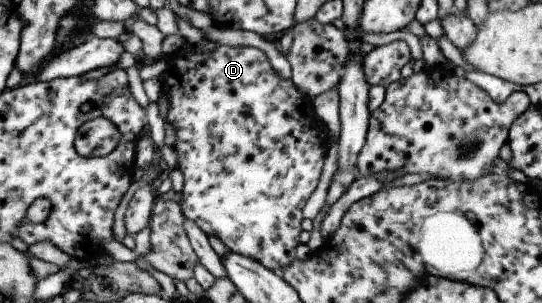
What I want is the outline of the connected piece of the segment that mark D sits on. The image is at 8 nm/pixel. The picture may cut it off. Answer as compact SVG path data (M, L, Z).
M187 41L179 51L171 55L164 55L167 75L164 75L163 88L168 99L168 111L164 120L174 127L176 141L173 145L177 154L177 169L184 176L184 186L180 200L183 216L194 221L202 232L214 235L222 244L233 253L248 257L264 265L266 269L279 273L296 259L296 247L300 244L298 239L302 233L301 223L303 220L302 209L308 201L308 197L314 193L314 189L320 182L323 173L326 155L328 155L327 138L330 133L324 129L324 122L313 111L313 99L294 85L291 79L280 77L270 64L268 57L260 49L252 47L231 47L226 44L217 45L216 49L205 50L195 47Z

